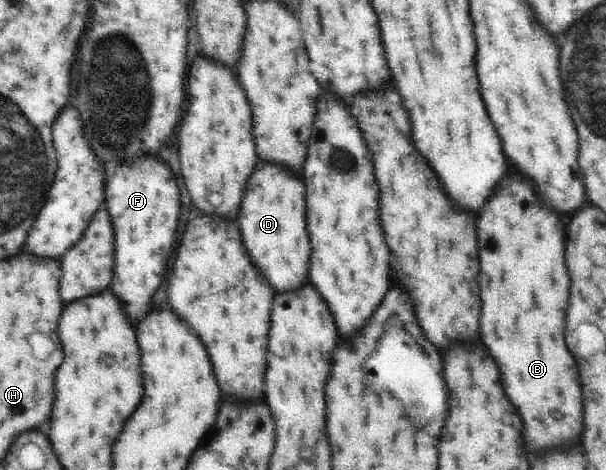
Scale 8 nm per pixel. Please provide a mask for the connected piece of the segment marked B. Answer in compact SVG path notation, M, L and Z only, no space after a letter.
M511 173L505 177L505 181L501 181L499 189L493 193L493 197L487 201L487 205L483 205L481 213L479 213L479 221L477 221L477 235L479 235L479 261L481 261L481 275L479 275L479 283L481 283L481 299L483 299L483 307L481 307L481 339L487 345L489 353L493 355L495 363L499 365L501 377L503 379L503 387L507 397L513 401L513 405L517 407L519 415L523 417L525 429L523 429L523 437L525 437L525 447L527 451L535 453L539 449L551 449L551 447L559 447L565 449L567 445L575 443L577 437L583 431L583 397L581 397L581 381L579 381L579 369L577 363L573 359L573 355L569 353L567 345L565 345L565 317L567 317L567 305L569 305L569 273L565 267L565 227L561 223L561 215L553 209L549 209L535 191L533 181L525 181L525 177L521 177L521 173Z

